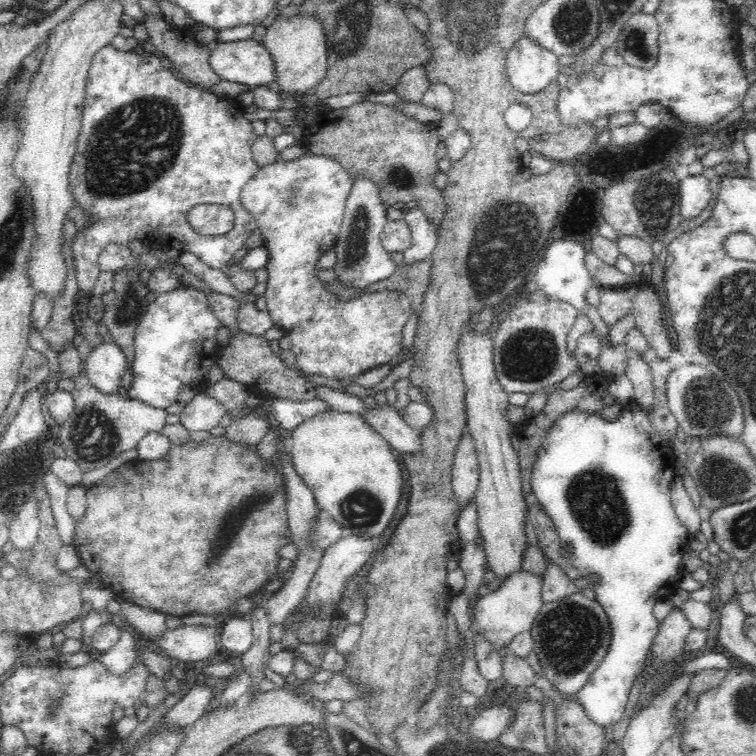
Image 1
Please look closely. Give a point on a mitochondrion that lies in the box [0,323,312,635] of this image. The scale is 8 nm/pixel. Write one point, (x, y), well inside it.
(94, 437)

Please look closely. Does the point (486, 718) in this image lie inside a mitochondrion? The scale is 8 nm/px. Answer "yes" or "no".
no

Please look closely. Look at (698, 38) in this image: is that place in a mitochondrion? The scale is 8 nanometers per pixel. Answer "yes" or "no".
no

